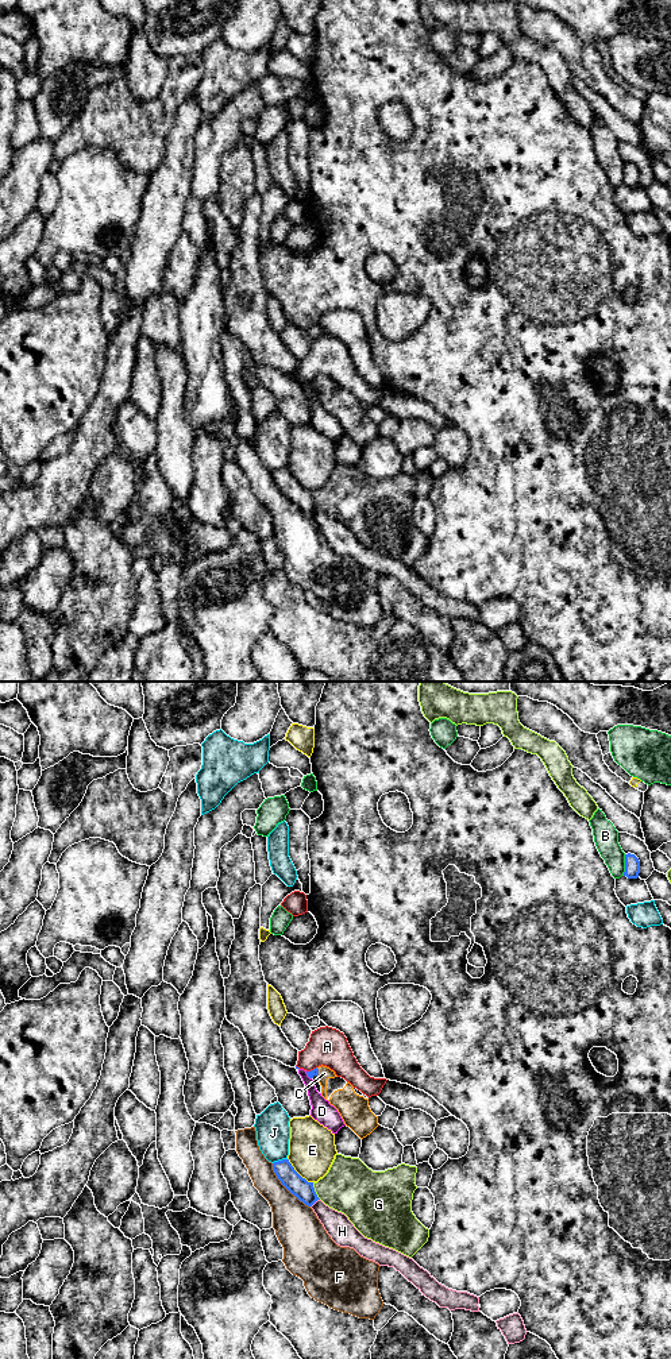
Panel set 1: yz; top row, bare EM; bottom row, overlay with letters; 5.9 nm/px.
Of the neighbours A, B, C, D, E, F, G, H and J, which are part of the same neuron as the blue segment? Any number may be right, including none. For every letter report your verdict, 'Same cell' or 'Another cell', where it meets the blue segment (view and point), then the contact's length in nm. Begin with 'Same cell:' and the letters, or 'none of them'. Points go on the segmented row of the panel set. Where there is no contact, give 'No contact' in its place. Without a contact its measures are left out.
Same cell: C
A: Another cell. Touches blue at yz (311, 1070). Shared border 70 nm
B: Another cell. Touches blue at yz (625, 865). Shared border 130 nm
C: Same cell. Touches blue at yz (317, 1072). Shared border 50 nm
D: Another cell. Touches blue at yz (308, 1076). Shared border 60 nm
E: Another cell. Touches blue at yz (297, 1173). Shared border 220 nm
F: Another cell. Touches blue at yz (286, 1188). Shared border 340 nm
G: Another cell. Touches blue at yz (313, 1190). Shared border 120 nm
H: Another cell. Touches blue at yz (315, 1201). Shared border 80 nm
J: Another cell. Touches blue at yz (280, 1161). Shared border 90 nm

